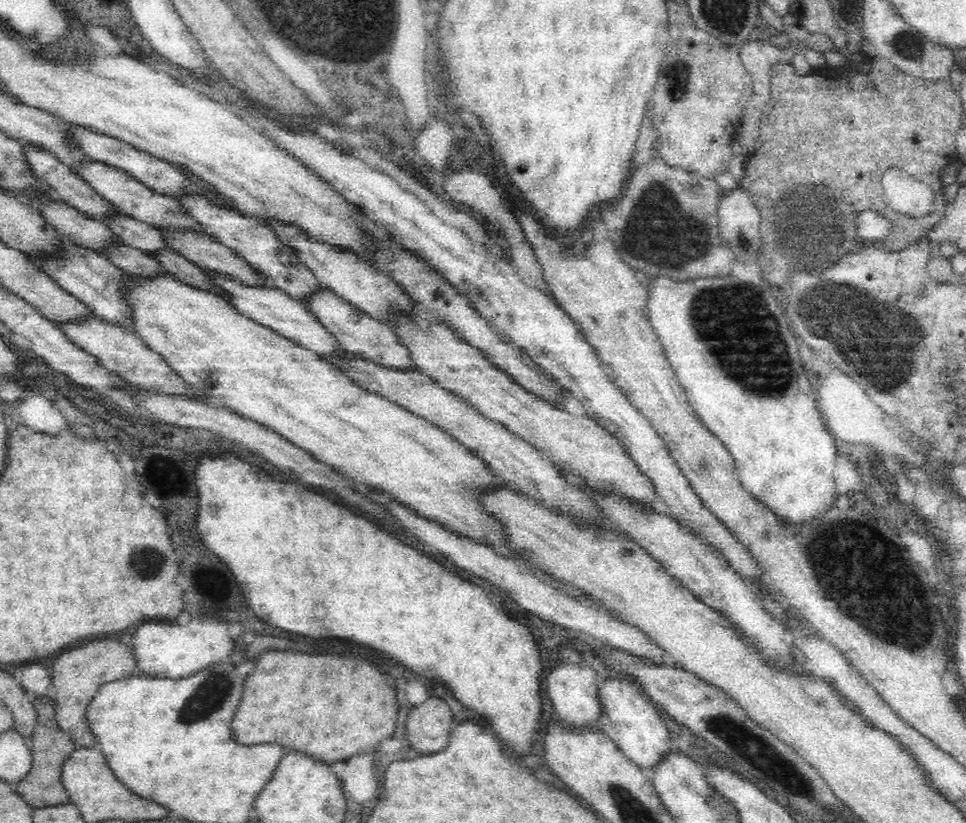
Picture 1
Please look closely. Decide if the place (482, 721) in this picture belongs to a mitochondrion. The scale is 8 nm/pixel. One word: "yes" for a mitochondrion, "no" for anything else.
no

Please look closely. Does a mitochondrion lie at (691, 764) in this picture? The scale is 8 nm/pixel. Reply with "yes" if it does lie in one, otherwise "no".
no

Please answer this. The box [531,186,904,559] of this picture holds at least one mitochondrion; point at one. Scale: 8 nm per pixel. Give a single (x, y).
(734, 323)

